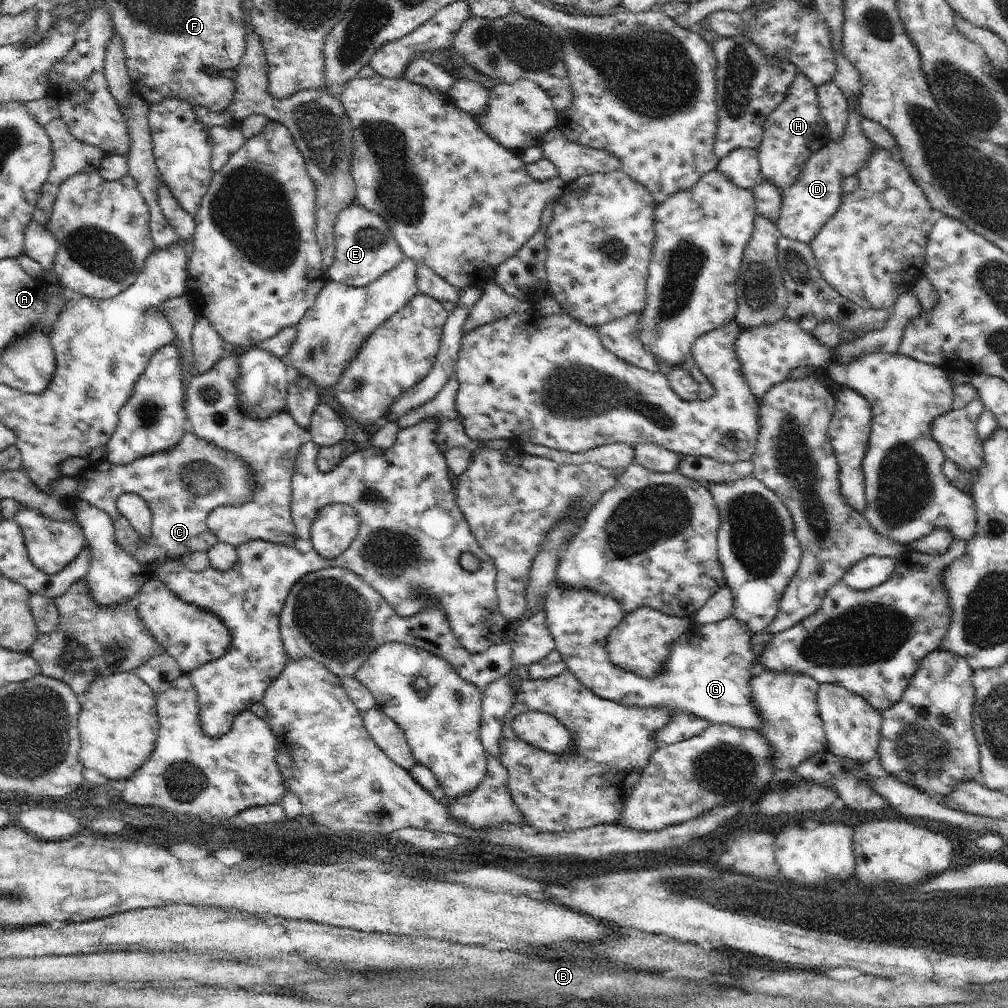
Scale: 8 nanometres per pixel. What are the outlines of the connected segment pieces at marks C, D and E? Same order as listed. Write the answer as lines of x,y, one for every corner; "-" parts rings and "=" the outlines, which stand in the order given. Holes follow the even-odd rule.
186,431
179,443
167,451
143,456
125,465
112,464
105,458
95,462
77,477
77,498
106,511
115,528
116,544
154,573
167,560
207,553
218,543
218,537
207,527
208,513
219,506
239,507
250,501
257,489
255,476
253,466
240,455
-
126,493
137,494
146,501
152,513
151,537
143,540
118,510
117,502
=
849,110
849,112
843,137
838,141
830,141
816,154
813,154
804,163
804,168
800,171
796,182
793,182
783,192
779,215
775,220
780,236
809,244
838,210
844,195
844,179
858,174
865,167
869,158
872,158
872,155
877,152
876,145
862,133
860,121
863,116
860,114
860,110
=
356,200
338,215
333,233
335,257
332,264
325,270
327,282
334,281
351,287
363,287
404,260
404,253
386,219
377,212
365,209
365,206
357,203

